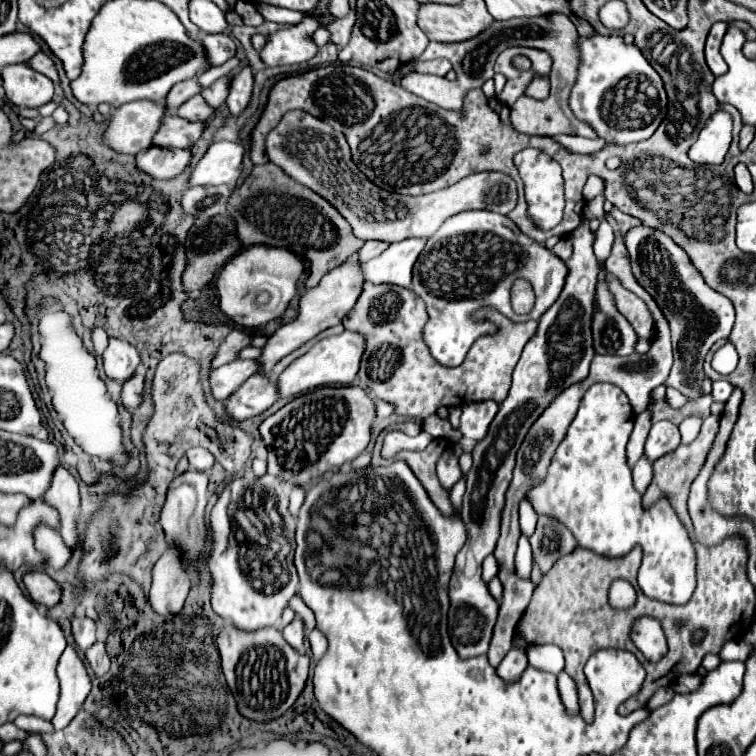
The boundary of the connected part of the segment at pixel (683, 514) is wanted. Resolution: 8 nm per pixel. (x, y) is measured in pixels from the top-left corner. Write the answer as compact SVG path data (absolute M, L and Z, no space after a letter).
M710 415L705 418L701 426L701 432L699 436L689 444L689 446L679 446L677 450L661 456L659 460L655 460L653 464L653 470L655 470L655 476L653 476L653 482L651 486L647 488L647 492L643 494L643 504L655 504L657 500L661 498L669 498L673 510L677 512L679 520L683 522L683 526L689 530L689 534L693 534L693 528L691 528L691 518L689 518L689 512L687 512L687 494L689 494L689 486L693 482L693 476L699 474L701 466L703 466L703 460L707 456L707 450L711 446L711 442L714 441L719 428L720 416Z

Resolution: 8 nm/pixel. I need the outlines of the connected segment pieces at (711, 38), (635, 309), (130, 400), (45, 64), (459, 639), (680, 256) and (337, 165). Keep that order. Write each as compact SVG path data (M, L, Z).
M717 22L717 24L713 24L713 28L711 28L709 36L707 36L705 58L707 58L707 64L709 64L709 68L711 68L711 72L715 76L727 72L727 64L725 64L725 60L721 56L721 42L723 42L727 30L729 30L727 22Z
M611 272L607 274L607 286L609 286L609 292L613 294L618 311L629 320L638 337L651 340L655 336L655 320L646 304L625 289L625 286Z
M139 368L139 372L123 384L121 400L129 410L135 410L143 402L143 392L145 392L145 368Z
M37 52L37 54L35 54L27 64L29 64L33 70L37 70L37 72L45 74L47 78L51 78L53 82L59 80L59 78L57 78L57 70L55 70L55 66L53 66L53 62L51 62L51 58L49 58L47 54Z
M583 219L581 224L569 234L573 242L573 256L567 260L569 276L567 284L559 296L559 300L543 314L539 320L537 334L525 346L519 364L513 372L513 384L509 396L499 406L497 416L493 418L489 432L479 444L473 448L473 468L467 474L467 492L463 496L461 516L467 528L467 542L457 554L455 570L449 584L449 634L457 654L465 658L475 658L487 654L491 644L499 604L487 592L487 584L481 578L481 562L495 550L499 540L499 524L501 512L505 504L505 492L511 482L511 474L515 468L515 454L531 428L531 424L539 418L545 406L567 386L581 382L589 374L589 362L595 356L593 336L591 336L591 320L595 312L595 290L599 282L599 262L593 254L595 234L589 228L589 220Z
M639 224L623 234L623 242L631 256L633 276L657 300L671 326L675 362L667 376L667 384L663 386L671 386L685 394L689 400L697 400L703 396L701 382L705 380L703 362L707 352L717 340L731 334L735 322L733 304L727 300L727 296L705 284L703 276L699 276L699 270L691 264L683 248L679 248L679 244L675 244L665 232Z
M299 110L285 114L277 128L271 130L267 136L267 154L269 160L281 166L293 180L327 198L347 218L355 236L361 240L399 242L415 236L433 236L447 218L463 210L509 214L517 206L517 184L511 176L501 172L477 172L449 188L425 196L391 194L367 180L353 164L349 144L341 132L335 132L323 120Z

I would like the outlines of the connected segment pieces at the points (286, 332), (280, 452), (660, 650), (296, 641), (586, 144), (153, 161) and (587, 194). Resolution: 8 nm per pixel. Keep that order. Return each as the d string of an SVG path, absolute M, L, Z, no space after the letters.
M349 260L349 262L343 262L341 266L333 268L331 272L327 272L321 282L307 290L307 294L301 298L299 302L299 316L289 322L289 324L283 324L265 344L263 348L263 356L261 356L261 364L263 364L263 372L271 372L273 366L287 354L291 354L293 350L297 350L299 346L303 346L305 342L309 342L311 338L315 338L319 332L323 332L325 328L331 328L335 324L339 324L347 312L355 306L357 298L361 296L363 292L363 272L361 272L361 262L357 260Z
M327 386L301 394L259 426L261 438L269 448L269 472L307 486L313 478L353 462L371 440L373 420L375 402L359 386Z
M639 618L635 622L631 638L633 638L635 646L651 662L657 662L667 652L667 642L665 642L665 634L661 630L661 624L653 618Z
M295 616L293 622L283 628L283 636L285 636L285 640L295 650L301 650L303 648L303 642L305 642L305 624L303 624L303 620L299 620L299 616Z
M553 136L559 144L563 144L571 152L583 152L583 154L593 154L599 152L603 146L607 146L607 140L603 138L577 138L577 136Z
M151 146L137 154L137 166L153 178L175 178L191 164L191 158L189 150Z
M589 175L587 181L583 187L583 197L586 201L590 201L598 195L604 193L605 190L605 182L596 176Z

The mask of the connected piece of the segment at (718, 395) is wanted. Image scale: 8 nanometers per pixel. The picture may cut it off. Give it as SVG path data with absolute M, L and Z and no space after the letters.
M725 380L714 381L712 383L711 396L717 402L727 402L731 392L733 392L733 386L729 382L725 382Z

